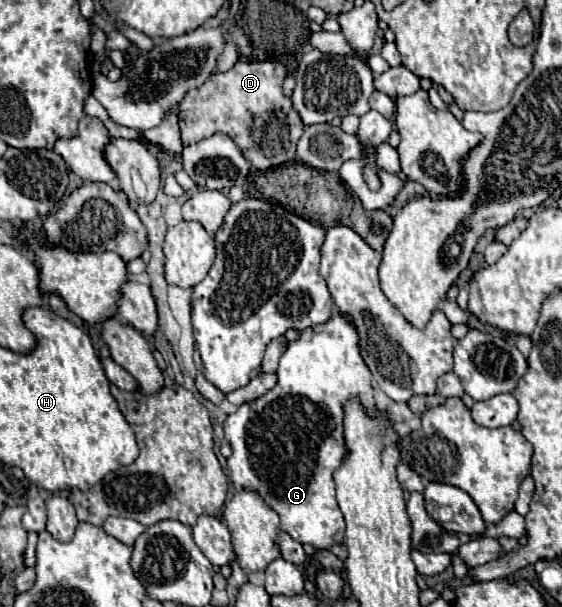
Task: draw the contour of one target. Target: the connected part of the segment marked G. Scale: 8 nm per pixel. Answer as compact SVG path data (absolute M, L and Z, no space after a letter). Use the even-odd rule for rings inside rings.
M334 312L328 322L300 330L294 342L288 342L286 352L278 366L278 384L254 402L242 404L224 422L226 440L232 446L232 456L228 458L228 470L234 488L254 488L262 494L266 504L274 508L280 516L280 530L288 532L294 540L302 544L312 544L314 548L330 548L342 542L344 520L336 502L334 488L334 468L342 460L342 404L356 398L374 412L374 388L372 374L360 356L358 330L342 312Z

